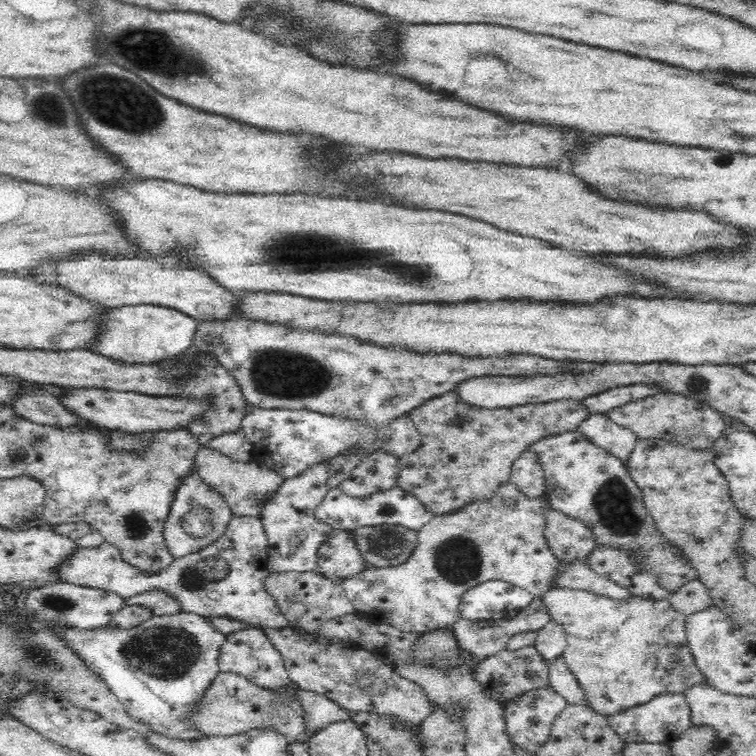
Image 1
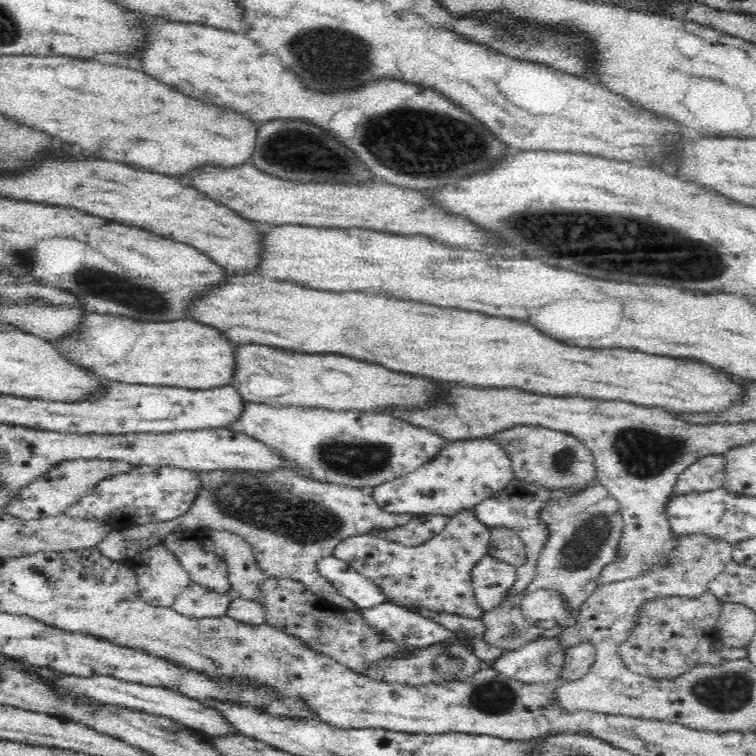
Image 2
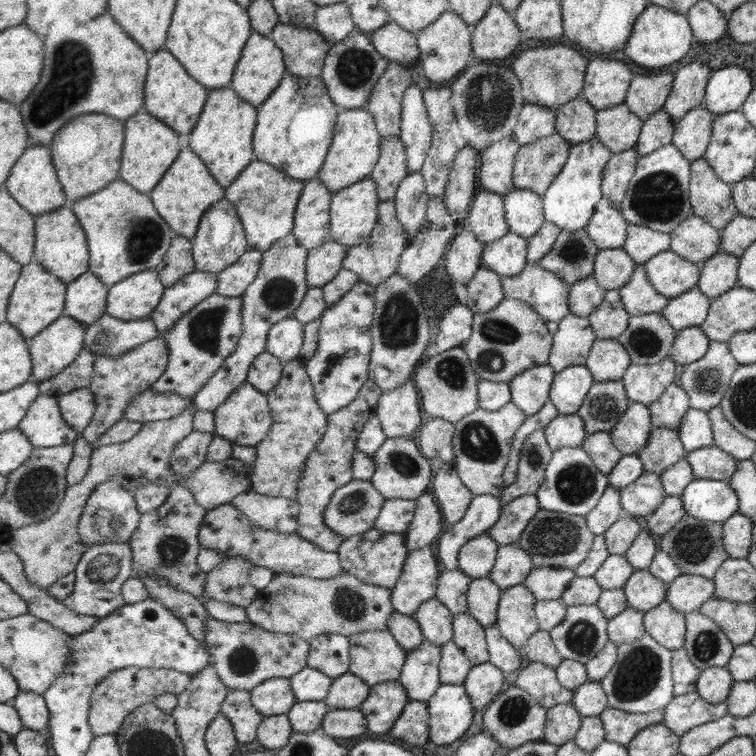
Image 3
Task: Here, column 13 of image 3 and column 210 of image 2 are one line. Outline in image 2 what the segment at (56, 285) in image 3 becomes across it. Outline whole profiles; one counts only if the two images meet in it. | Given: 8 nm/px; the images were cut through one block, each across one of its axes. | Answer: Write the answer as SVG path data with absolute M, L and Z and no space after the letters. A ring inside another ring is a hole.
M260 274L230 276L228 284L222 285L221 289L214 289L213 293L206 293L205 297L197 302L193 319L216 326L218 330L224 331L226 338L238 345L268 345L295 353L349 355L389 367L390 370L425 375L438 381L475 388L514 388L526 393L552 397L624 401L648 409L662 409L672 414L724 413L725 410L741 405L748 397L742 378L728 372L720 372L710 364L694 362L692 358L646 354L634 349L572 346L542 334L541 330L525 321L490 316L476 310L398 299L367 291L316 290Z

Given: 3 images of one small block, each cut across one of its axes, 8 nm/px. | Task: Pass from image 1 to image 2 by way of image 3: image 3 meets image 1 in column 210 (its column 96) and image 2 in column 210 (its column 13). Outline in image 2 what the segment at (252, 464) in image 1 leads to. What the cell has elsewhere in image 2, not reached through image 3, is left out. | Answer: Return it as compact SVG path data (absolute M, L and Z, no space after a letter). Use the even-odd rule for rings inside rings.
M222 529L208 530L208 537L205 544L229 563L232 591L237 596L260 601L262 591L258 586L266 579L266 573L258 569L251 547L237 534Z

